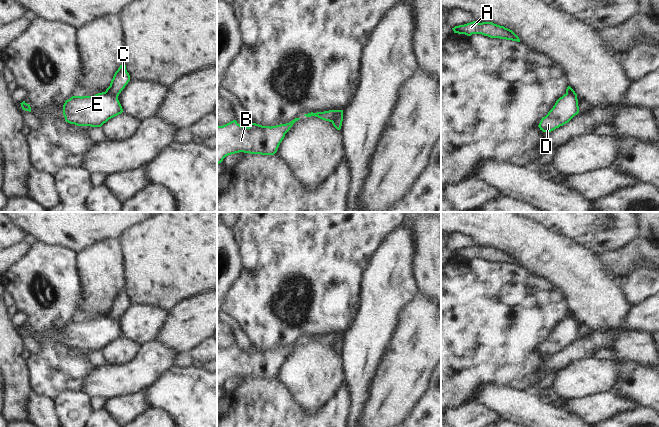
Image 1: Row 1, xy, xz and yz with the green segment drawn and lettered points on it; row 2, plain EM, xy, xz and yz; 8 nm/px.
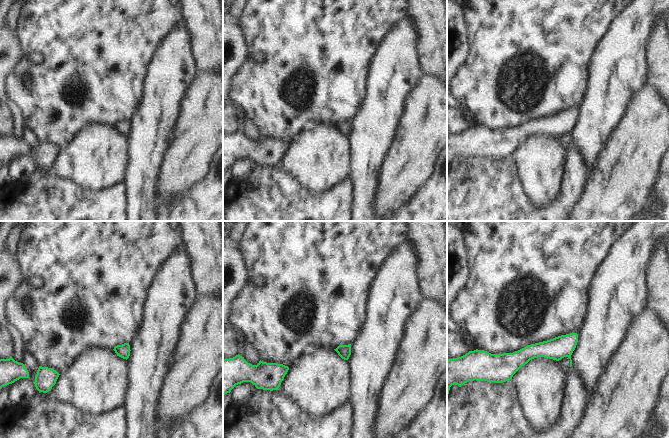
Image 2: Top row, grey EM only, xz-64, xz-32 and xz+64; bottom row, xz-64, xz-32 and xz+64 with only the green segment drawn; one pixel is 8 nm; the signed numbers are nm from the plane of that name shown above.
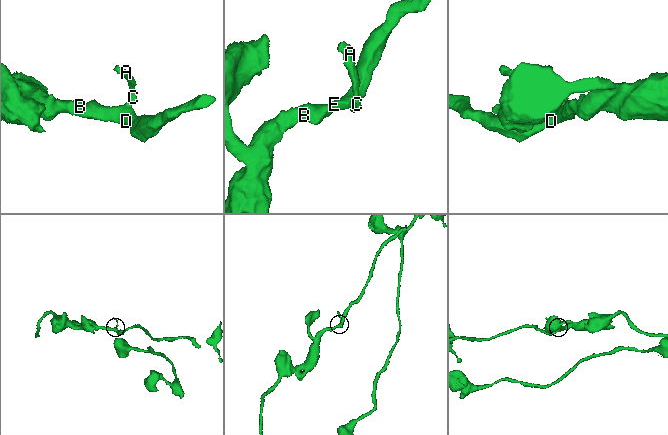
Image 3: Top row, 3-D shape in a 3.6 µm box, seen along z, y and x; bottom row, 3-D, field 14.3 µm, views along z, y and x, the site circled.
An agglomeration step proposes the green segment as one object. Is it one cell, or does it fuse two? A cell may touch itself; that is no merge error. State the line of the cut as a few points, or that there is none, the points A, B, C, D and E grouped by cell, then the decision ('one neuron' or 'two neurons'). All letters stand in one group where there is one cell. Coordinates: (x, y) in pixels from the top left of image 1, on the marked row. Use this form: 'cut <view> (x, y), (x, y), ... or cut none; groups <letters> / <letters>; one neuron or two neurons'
cut xz (342, 112), (337, 113), (331, 121); groups A C / B D E; two neurons

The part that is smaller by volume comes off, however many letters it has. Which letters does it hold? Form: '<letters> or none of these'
A, C

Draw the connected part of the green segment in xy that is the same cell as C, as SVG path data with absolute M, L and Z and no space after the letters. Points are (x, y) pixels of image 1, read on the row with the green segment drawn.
M123 63L115 72L110 86L106 89L106 93L113 97L118 97L121 91L130 81L130 75L126 70L126 65Z

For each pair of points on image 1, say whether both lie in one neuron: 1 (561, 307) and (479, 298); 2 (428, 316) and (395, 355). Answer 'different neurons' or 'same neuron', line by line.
1: same neuron
2: same neuron

